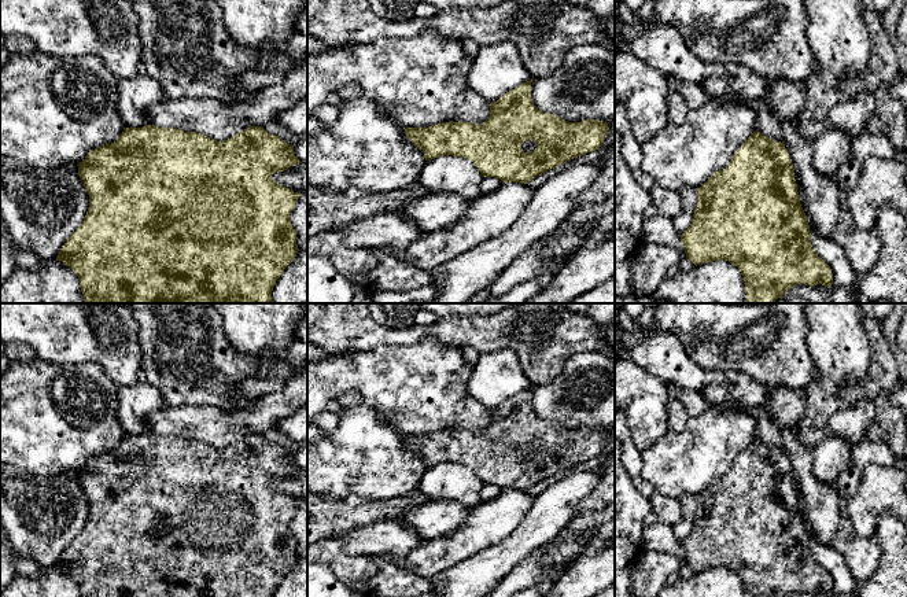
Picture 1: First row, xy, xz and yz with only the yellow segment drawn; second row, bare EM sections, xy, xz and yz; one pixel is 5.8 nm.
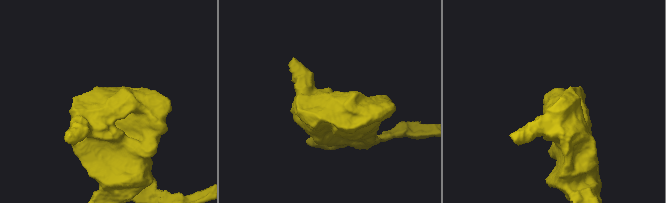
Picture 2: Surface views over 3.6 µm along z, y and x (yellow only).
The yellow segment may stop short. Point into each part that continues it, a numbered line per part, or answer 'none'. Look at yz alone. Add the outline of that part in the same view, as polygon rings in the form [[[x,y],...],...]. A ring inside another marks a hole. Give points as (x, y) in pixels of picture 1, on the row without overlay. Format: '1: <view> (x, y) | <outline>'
none

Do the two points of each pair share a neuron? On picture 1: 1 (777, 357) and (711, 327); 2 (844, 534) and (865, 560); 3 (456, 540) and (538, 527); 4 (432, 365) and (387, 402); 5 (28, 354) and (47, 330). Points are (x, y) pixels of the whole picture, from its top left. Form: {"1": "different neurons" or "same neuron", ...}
{"1": "same neuron", "2": "same neuron", "3": "different neurons", "4": "same neuron", "5": "different neurons"}

